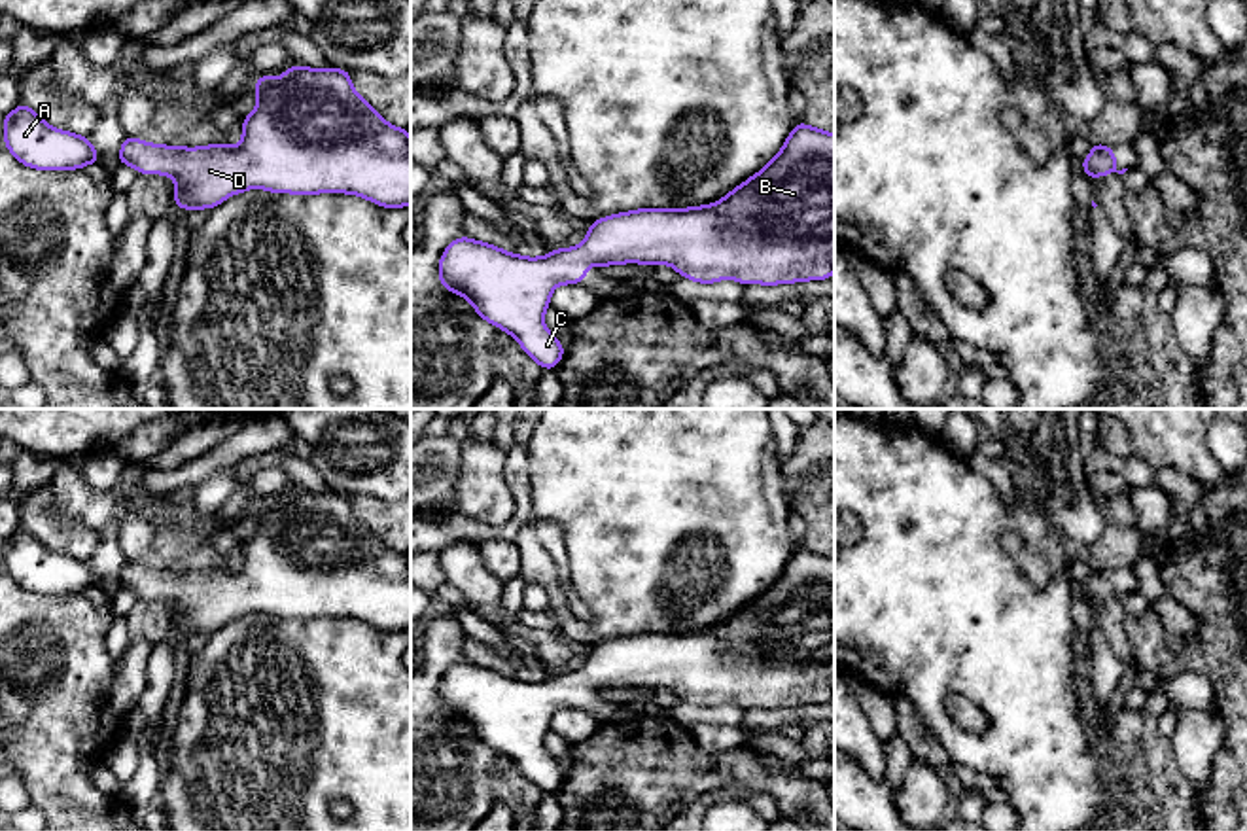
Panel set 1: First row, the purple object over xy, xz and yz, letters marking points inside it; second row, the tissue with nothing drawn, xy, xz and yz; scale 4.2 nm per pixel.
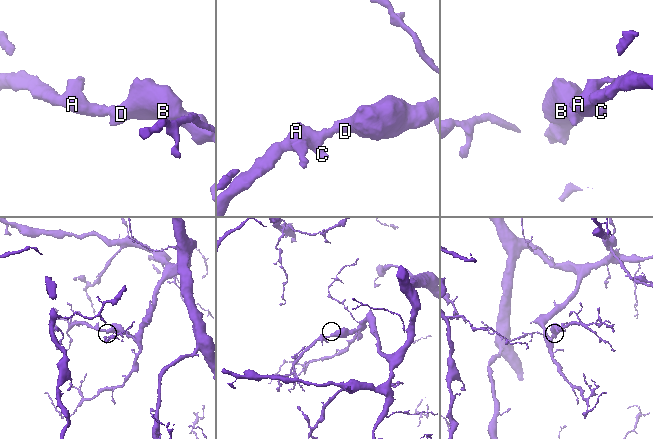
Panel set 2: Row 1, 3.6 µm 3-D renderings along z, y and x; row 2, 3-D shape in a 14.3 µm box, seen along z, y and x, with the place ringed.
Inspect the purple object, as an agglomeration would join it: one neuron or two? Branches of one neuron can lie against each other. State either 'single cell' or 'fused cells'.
single cell

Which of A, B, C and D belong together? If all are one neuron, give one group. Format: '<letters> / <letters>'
A B C D

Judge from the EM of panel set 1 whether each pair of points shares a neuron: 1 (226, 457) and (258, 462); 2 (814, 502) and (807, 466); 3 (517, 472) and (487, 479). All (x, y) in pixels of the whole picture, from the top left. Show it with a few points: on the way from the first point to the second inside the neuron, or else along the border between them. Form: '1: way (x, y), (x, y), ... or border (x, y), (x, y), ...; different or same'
1: border (284, 443), (250, 455), (233, 466); different
2: way (814, 493), (814, 476); same
3: border (506, 453), (504, 481), (513, 504), (509, 519); different

